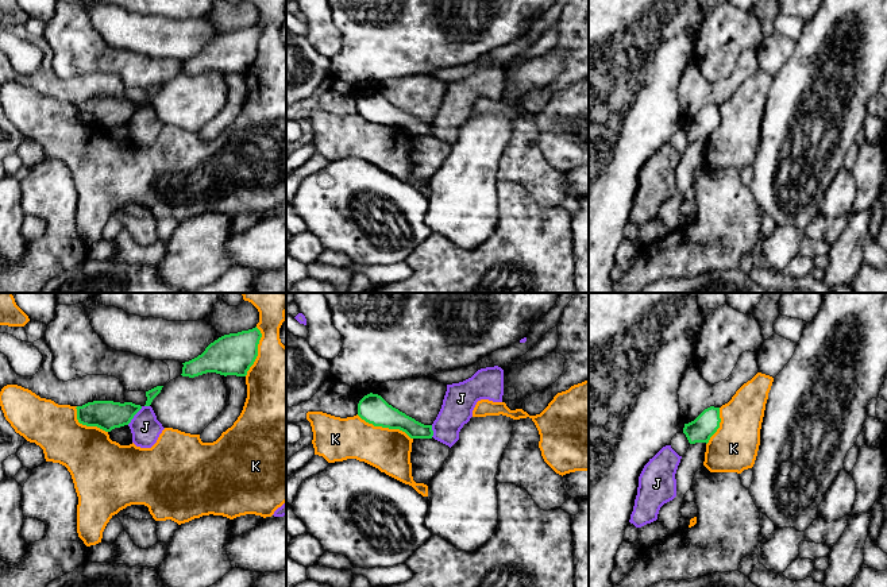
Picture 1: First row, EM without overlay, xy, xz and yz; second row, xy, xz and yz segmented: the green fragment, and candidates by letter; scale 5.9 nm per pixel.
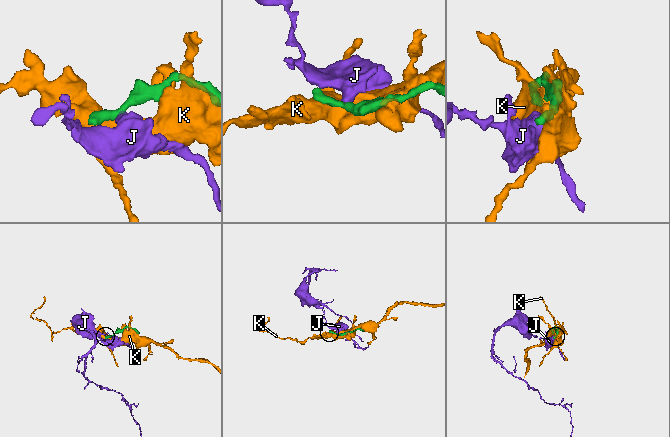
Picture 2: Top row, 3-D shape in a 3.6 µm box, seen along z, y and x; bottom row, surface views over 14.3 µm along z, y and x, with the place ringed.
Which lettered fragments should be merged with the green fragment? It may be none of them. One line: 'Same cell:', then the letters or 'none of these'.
Same cell: none of these

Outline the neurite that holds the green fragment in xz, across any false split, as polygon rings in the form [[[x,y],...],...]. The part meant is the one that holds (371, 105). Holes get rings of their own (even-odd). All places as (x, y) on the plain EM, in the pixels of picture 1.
[[[367,92],[358,101],[358,113],[374,124],[400,127],[410,136],[432,136],[432,123],[424,123],[389,103],[378,92]]]

